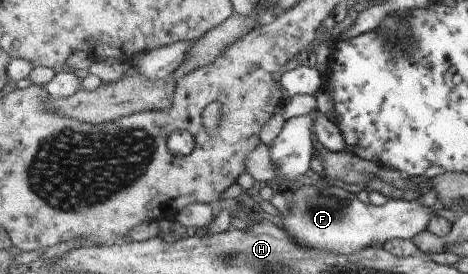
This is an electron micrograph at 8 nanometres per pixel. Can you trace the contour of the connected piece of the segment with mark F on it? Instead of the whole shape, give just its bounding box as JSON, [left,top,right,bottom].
[282,181,451,254]

